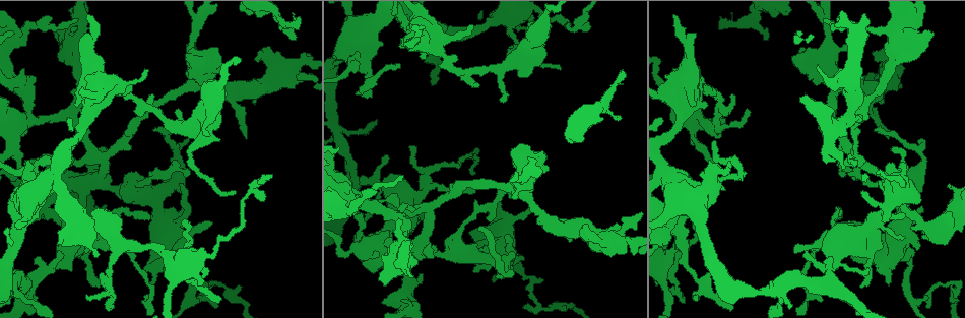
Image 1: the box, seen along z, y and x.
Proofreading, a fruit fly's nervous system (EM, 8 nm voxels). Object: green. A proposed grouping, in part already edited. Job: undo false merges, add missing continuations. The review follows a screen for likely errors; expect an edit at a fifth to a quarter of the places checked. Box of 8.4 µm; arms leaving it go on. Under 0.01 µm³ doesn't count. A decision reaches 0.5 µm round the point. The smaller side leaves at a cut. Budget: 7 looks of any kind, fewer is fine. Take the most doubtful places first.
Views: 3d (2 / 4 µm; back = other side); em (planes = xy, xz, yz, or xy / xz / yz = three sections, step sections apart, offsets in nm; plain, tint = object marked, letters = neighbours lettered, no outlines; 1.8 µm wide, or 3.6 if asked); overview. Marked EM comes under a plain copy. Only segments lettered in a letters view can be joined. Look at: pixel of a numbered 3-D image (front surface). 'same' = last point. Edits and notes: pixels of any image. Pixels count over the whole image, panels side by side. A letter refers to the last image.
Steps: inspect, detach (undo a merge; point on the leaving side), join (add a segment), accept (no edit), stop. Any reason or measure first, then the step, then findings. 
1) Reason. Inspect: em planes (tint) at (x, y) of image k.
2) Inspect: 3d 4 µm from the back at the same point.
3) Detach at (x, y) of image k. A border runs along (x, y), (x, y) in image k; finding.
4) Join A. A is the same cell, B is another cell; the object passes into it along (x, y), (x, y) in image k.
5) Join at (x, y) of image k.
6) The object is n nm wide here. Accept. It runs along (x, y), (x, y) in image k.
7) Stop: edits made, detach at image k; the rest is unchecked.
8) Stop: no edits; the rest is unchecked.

Four or more arms meet. Inspect: em 3.6 µm planes (tint) at (893, 202) of image 1.

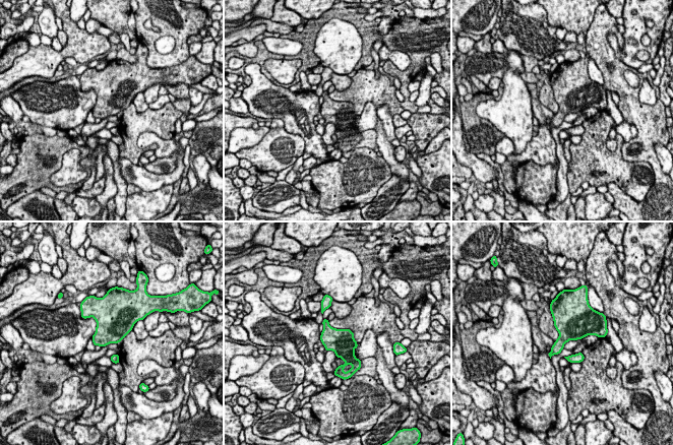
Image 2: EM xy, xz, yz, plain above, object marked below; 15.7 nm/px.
Inspect: em 3.6 µm planes (letters) at the same point.

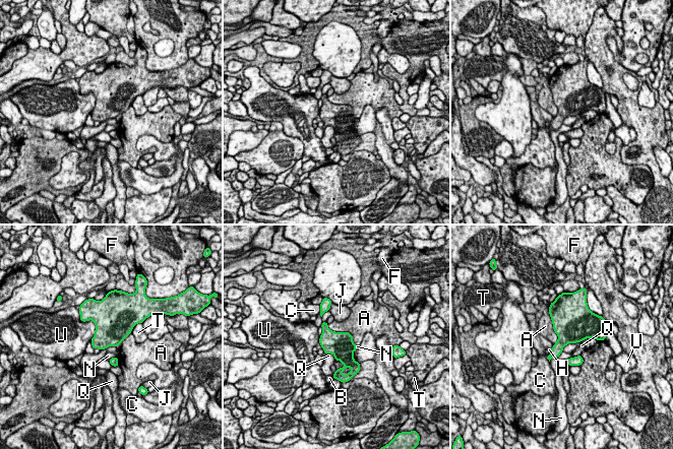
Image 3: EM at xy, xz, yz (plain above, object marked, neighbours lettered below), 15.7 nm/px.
Accept. A, B, C, F, H, J, N, Q, T and U are other cells; a border runs along (326, 325), (348, 331), (356, 345) in image 3; one neuron here.

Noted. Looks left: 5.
Inspect: 3d 4 µm at (889, 283) of image 1.

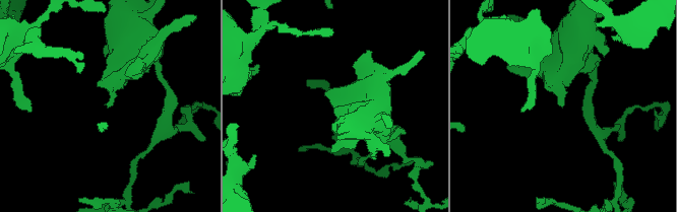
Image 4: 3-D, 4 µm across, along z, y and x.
Shape alone is not enough. Inspect: em planes (letters) at (561, 104) of image 4.

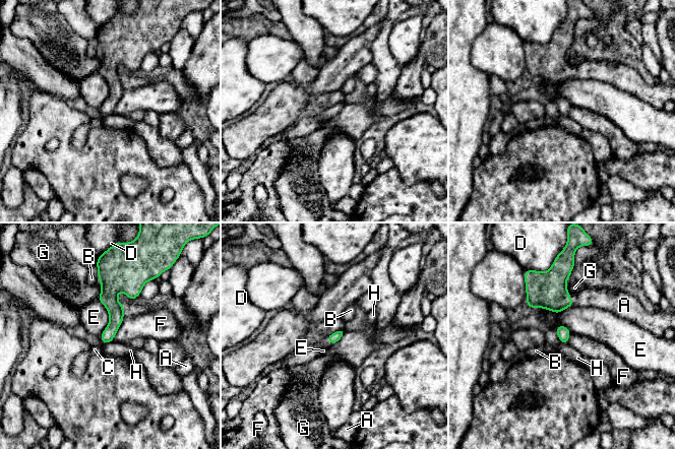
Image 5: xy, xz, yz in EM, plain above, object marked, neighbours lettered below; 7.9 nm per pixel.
Join A. A is the same cell, B, C, D, E, F, G and H are other cells; the object passes into it along (548, 290), (571, 300), (602, 298) in image 5; it goes on there.

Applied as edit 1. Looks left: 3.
Sudden change in width. Inspect: em 3.6 µm planes (tint) at (669, 269) of image 1.

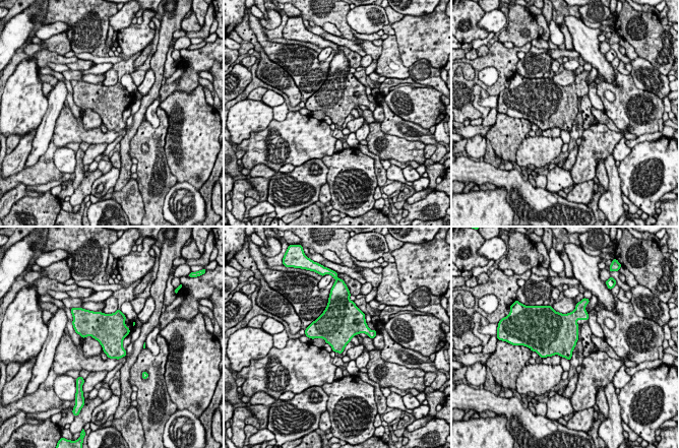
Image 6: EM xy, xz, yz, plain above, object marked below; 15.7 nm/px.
Inspect: em 3.6 µm planes (letters) at the same point.

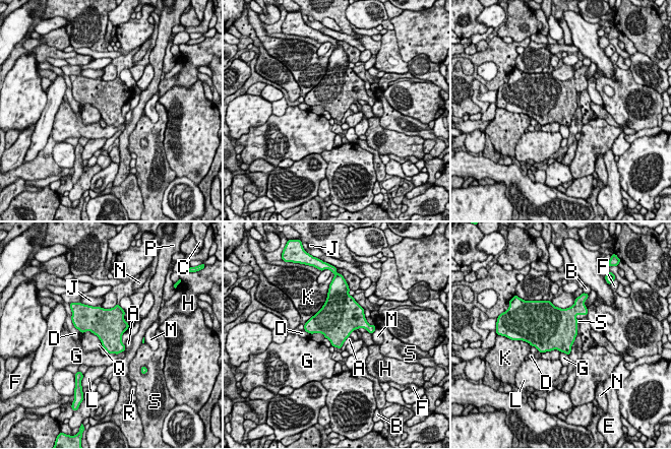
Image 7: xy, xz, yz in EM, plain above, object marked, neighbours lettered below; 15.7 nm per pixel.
The longest contact is with S, 600 nm. Accept. A, B, C, D, E, F, G, H, J, K, L, M, N, P, Q, R and S are other cells; a border runs along (82, 332), (93, 332), (103, 345) in image 7; all the same neuron.

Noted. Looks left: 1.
Stop: edits made, join at image 5; the rest is unchecked.

